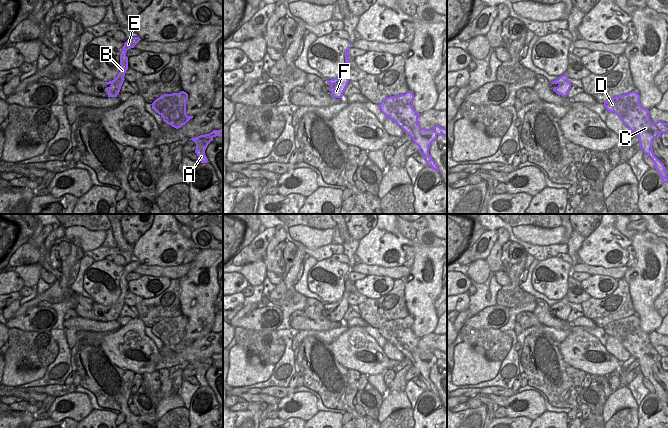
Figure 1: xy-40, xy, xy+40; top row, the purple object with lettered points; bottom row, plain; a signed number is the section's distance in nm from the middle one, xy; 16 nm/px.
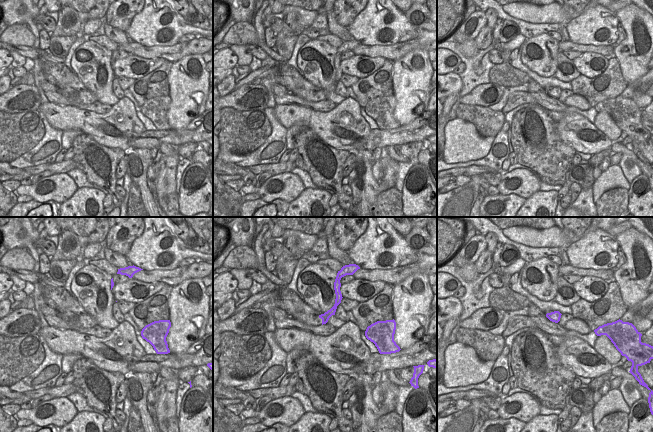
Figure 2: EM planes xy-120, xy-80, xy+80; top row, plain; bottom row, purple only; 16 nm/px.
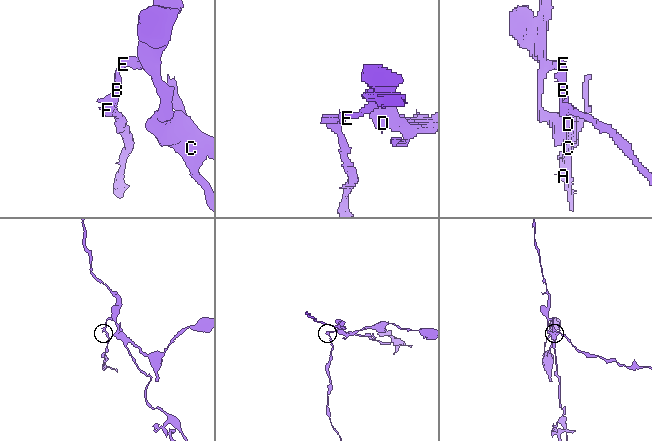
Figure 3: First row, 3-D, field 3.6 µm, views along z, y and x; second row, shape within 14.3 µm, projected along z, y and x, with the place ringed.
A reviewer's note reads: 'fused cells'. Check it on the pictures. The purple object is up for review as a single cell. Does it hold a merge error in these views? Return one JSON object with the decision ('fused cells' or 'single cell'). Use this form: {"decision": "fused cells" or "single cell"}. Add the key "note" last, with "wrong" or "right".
{"decision": "fused cells", "note": "right"}

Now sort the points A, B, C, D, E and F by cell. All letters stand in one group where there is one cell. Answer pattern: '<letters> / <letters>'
A B C D E / F

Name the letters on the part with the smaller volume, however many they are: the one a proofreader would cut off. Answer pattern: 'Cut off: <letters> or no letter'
Cut off: F

